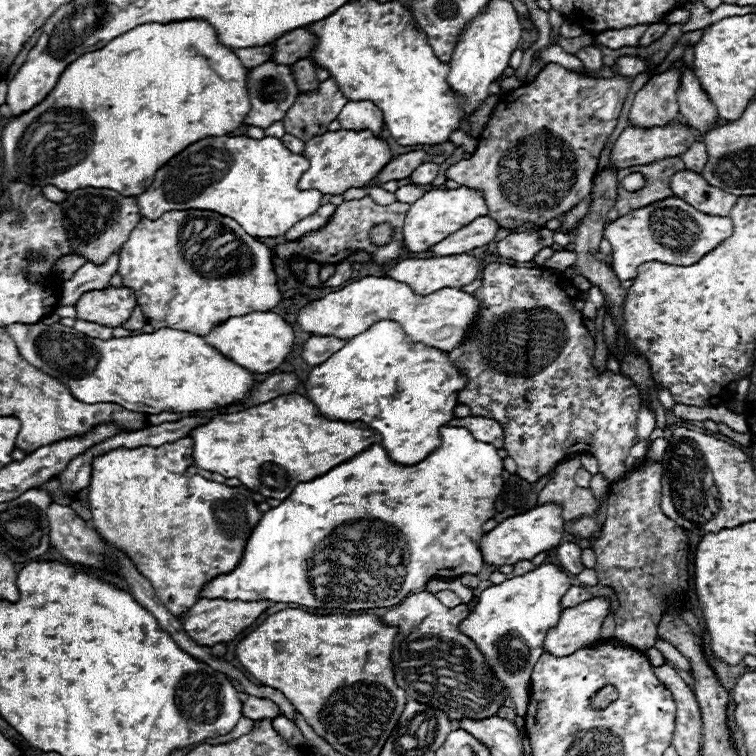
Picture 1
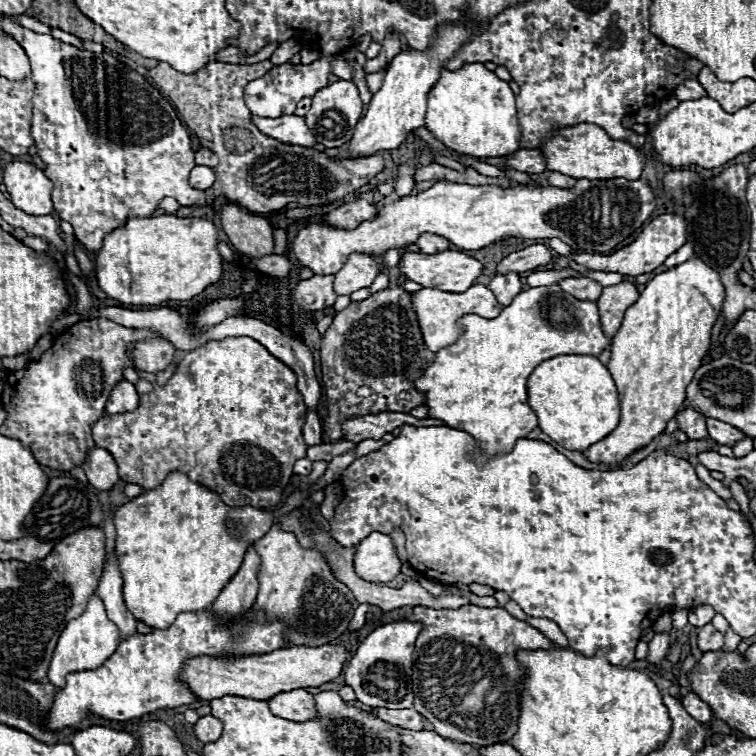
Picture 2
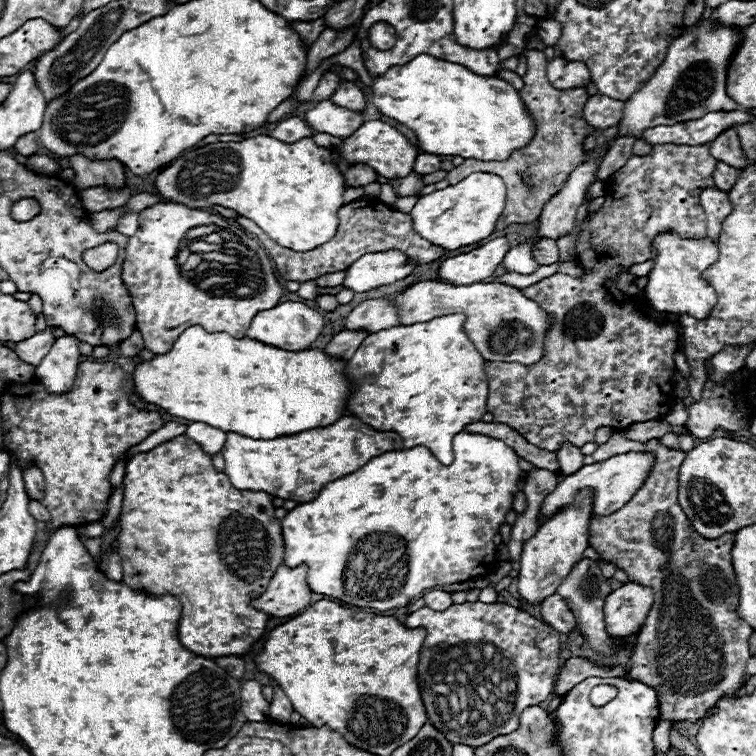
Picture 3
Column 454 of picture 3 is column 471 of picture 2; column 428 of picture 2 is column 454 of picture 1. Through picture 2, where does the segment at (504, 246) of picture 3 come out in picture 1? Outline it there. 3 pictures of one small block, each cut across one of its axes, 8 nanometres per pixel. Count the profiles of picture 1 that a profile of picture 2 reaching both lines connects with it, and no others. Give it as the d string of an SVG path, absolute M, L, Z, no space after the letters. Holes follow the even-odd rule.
M452 254L452 256L440 256L440 258L408 258L392 264L392 268L386 272L390 278L398 282L406 282L416 294L426 296L440 288L462 288L478 278L482 270L482 264L478 258L470 254Z

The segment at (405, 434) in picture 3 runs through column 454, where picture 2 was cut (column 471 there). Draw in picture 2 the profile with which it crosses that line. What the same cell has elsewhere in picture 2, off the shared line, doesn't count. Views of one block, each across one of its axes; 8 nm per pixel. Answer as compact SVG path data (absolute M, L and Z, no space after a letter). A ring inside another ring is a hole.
M540 286L540 288L528 288L528 290L522 290L514 300L512 304L508 304L500 316L488 320L488 318L482 318L482 316L476 316L476 314L466 314L462 316L460 324L464 326L464 336L452 344L452 346L446 346L442 348L440 352L436 352L436 360L432 366L426 368L426 374L422 374L422 378L418 378L418 390L422 390L426 394L426 406L430 408L430 418L438 418L438 420L444 420L446 426L450 428L456 428L456 430L462 430L462 432L468 432L472 434L476 440L480 440L480 448L490 456L490 454L498 454L498 452L508 452L514 442L518 438L526 438L534 428L538 428L538 418L536 414L532 412L532 408L528 406L528 392L526 392L526 384L528 384L528 376L532 374L532 370L548 360L548 358L554 358L554 356L560 356L560 354L588 354L588 356L598 356L600 352L604 350L610 350L612 346L612 340L602 332L602 326L600 326L600 318L598 318L598 308L596 308L596 302L590 302L590 300L578 300L574 298L572 294L560 290L558 286Z

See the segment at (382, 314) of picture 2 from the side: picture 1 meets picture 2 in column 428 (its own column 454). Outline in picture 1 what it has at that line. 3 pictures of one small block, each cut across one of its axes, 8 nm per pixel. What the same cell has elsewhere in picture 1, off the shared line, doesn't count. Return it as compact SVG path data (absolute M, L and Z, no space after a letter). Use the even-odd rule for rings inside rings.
M488 264L488 266L484 266L480 278L482 278L482 286L474 292L474 296L480 300L480 320L478 320L478 326L476 326L474 334L470 336L470 340L466 344L462 344L460 348L456 348L456 350L452 350L448 354L452 364L468 378L468 384L458 394L458 404L470 406L472 414L494 418L494 420L502 422L502 428L504 428L504 448L506 448L508 456L516 460L518 476L522 480L530 482L530 484L534 484L542 476L550 474L556 468L556 464L560 464L570 454L592 454L592 456L596 456L596 460L600 464L600 472L604 474L604 478L608 482L614 482L614 480L622 478L626 474L626 466L622 462L626 460L630 448L634 446L640 398L638 398L638 390L636 390L636 386L632 384L630 378L626 378L622 374L614 374L610 370L598 372L594 368L594 364L592 364L594 342L590 338L586 338L586 326L582 322L582 314L578 310L574 310L574 306L572 306L572 300L580 292L574 286L568 286L566 282L558 280L556 276L552 276L548 270L540 270L540 268L516 268L516 266L508 266L508 264Z

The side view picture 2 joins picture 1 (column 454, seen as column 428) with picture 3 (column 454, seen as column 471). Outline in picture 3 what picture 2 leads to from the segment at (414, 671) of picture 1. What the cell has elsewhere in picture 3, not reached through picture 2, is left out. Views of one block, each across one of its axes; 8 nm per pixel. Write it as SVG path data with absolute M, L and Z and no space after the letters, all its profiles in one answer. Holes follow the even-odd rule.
M498 602L452 604L442 612L422 606L404 618L404 626L408 628L422 626L426 630L426 638L422 642L418 668L416 668L420 696L422 696L428 720L452 744L466 742L468 746L476 748L490 742L496 736L514 732L518 728L522 710L526 706L544 702L554 690L558 664L560 664L558 660L560 632L556 632L548 624L538 622L524 610L518 610L508 604L498 604Z

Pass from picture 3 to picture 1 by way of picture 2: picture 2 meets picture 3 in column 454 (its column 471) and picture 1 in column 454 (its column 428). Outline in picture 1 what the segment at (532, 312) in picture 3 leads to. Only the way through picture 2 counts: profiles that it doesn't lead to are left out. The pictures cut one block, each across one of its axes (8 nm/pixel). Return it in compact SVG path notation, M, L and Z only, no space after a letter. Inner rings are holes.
M366 276L302 308L298 312L298 326L306 332L312 332L314 336L352 338L354 334L368 330L374 322L394 320L414 342L424 342L428 346L450 352L466 340L472 324L478 318L478 310L480 300L458 288L442 288L434 294L418 296L408 284L382 276Z

